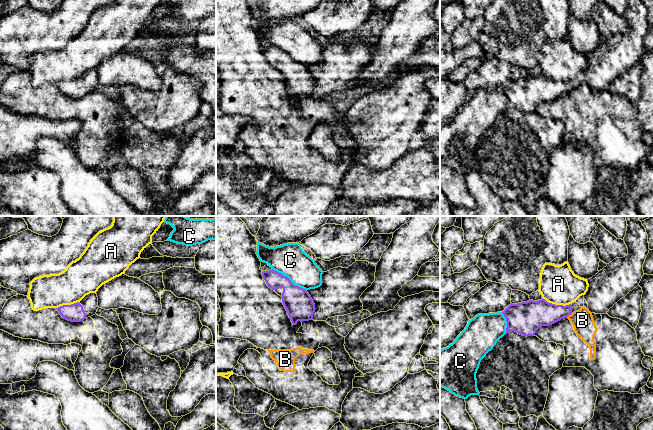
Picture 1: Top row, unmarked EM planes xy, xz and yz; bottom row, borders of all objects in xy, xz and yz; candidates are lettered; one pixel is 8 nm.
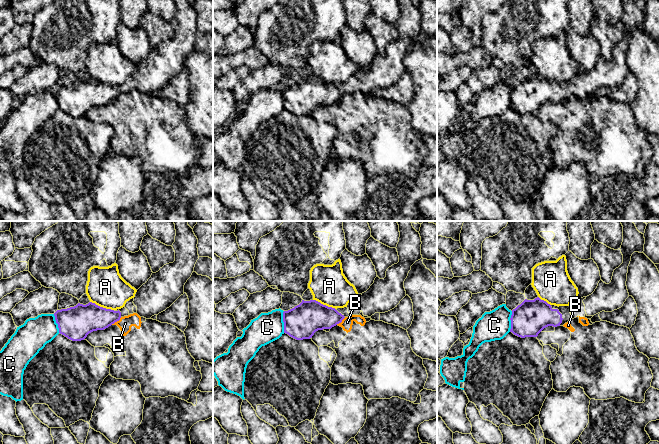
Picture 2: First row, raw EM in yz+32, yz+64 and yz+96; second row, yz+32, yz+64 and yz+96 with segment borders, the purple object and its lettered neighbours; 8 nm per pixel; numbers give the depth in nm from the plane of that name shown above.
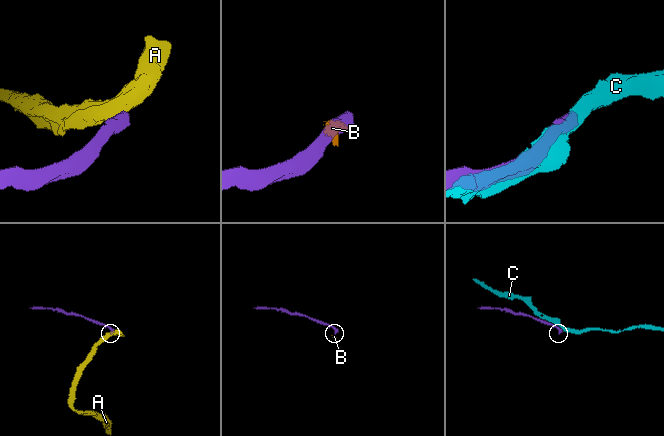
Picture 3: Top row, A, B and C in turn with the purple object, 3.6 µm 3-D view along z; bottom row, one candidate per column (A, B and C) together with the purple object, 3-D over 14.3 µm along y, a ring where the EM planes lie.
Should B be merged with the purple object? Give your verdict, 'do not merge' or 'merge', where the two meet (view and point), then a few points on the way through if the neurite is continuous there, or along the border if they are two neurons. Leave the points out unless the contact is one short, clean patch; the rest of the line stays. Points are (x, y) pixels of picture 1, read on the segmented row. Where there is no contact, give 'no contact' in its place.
do not merge | yz (569, 314) | along yz (572, 313), (567, 317)

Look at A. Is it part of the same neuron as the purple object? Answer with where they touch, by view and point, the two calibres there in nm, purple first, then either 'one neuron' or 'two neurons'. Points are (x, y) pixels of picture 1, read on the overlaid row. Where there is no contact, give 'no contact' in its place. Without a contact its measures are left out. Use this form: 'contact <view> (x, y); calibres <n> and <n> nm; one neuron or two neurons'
contact yz (556, 305); calibres 240 and 320 nm; two neurons

